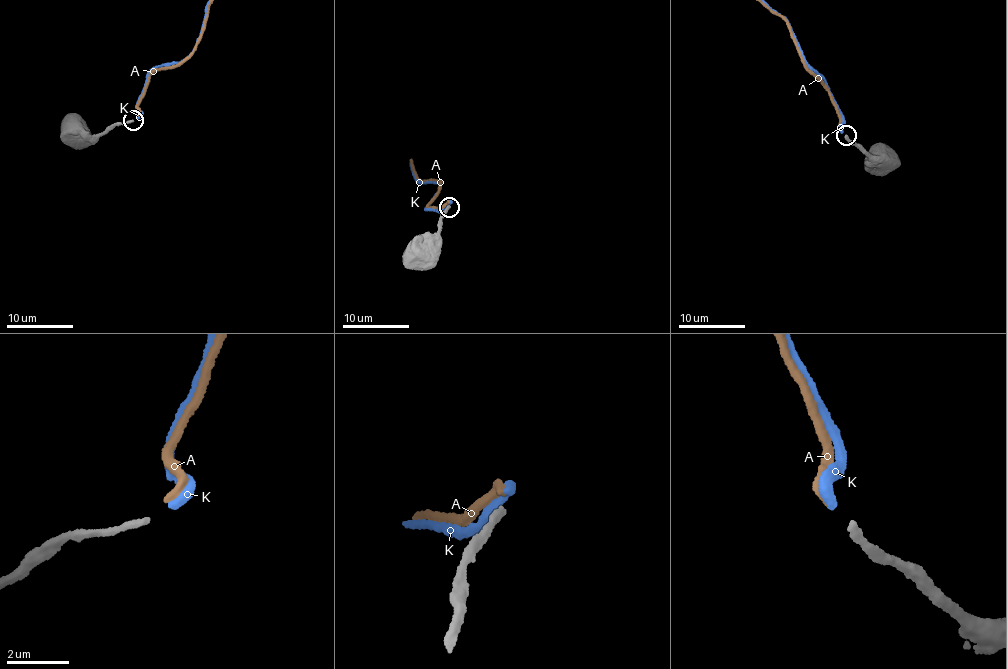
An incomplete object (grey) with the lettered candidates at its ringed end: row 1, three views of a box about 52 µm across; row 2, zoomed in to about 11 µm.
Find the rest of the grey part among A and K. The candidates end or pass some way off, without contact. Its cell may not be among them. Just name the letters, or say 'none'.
K

